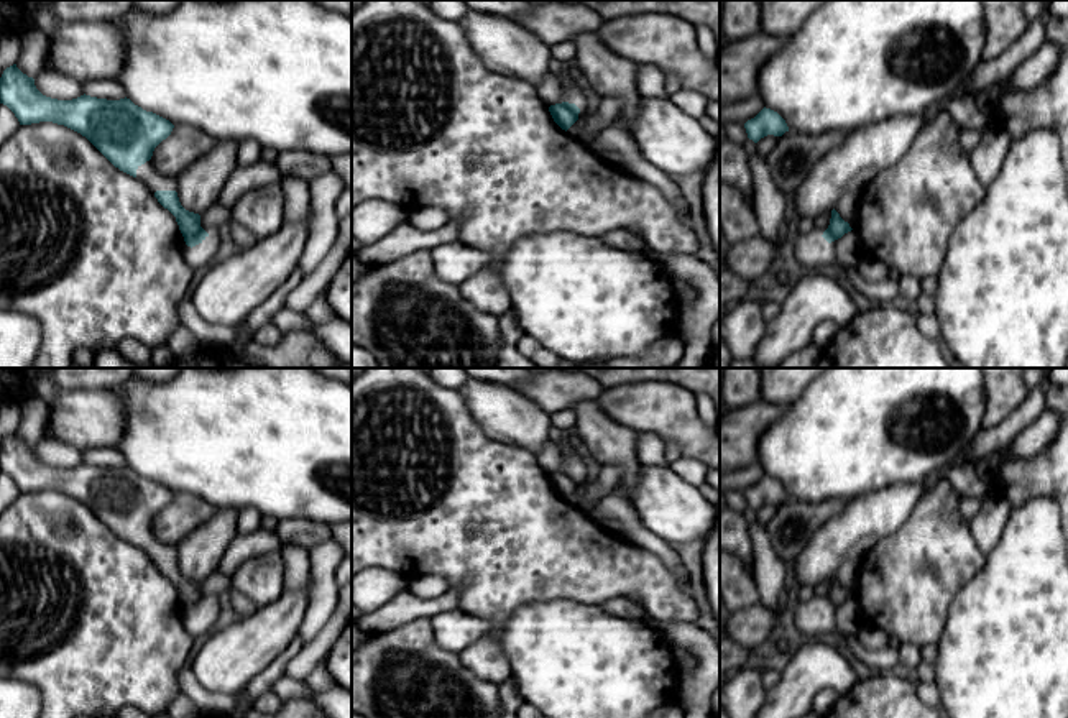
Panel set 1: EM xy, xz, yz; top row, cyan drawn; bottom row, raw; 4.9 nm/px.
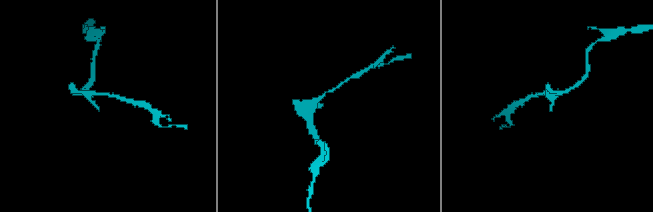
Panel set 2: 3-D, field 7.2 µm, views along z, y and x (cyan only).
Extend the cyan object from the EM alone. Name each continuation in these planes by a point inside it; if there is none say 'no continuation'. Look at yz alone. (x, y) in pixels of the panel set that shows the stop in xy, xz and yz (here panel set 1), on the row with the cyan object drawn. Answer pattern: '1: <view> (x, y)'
no continuation

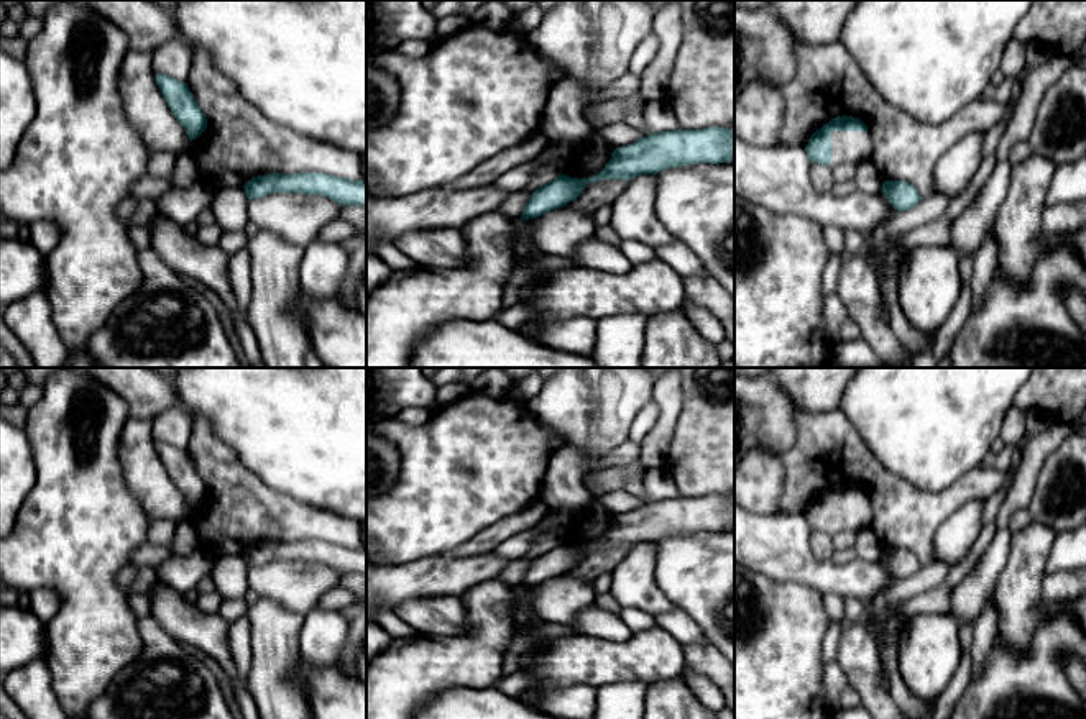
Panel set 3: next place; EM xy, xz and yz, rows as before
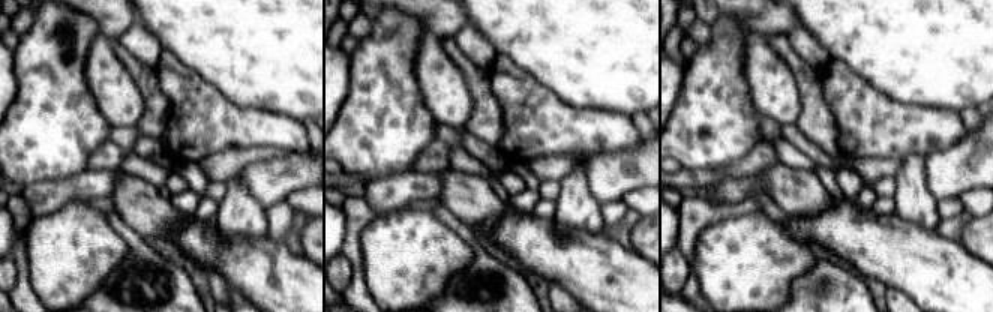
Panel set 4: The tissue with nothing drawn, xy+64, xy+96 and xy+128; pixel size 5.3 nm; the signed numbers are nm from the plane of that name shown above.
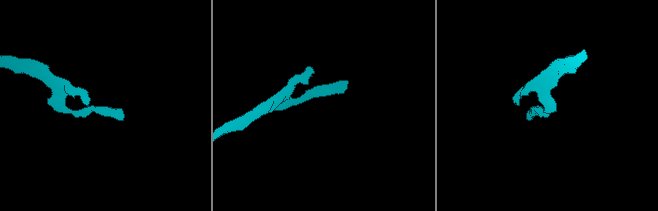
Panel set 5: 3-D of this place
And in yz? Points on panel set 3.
1: yz (846, 146)

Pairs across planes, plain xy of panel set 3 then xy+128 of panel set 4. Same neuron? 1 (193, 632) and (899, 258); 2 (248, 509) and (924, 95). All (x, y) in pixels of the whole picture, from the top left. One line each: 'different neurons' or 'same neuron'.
1: different neurons
2: different neurons

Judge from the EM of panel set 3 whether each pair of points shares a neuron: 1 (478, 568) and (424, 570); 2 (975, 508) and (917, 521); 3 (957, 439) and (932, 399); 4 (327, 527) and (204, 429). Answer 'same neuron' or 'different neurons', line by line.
1: same neuron
2: different neurons
3: same neuron
4: same neuron

